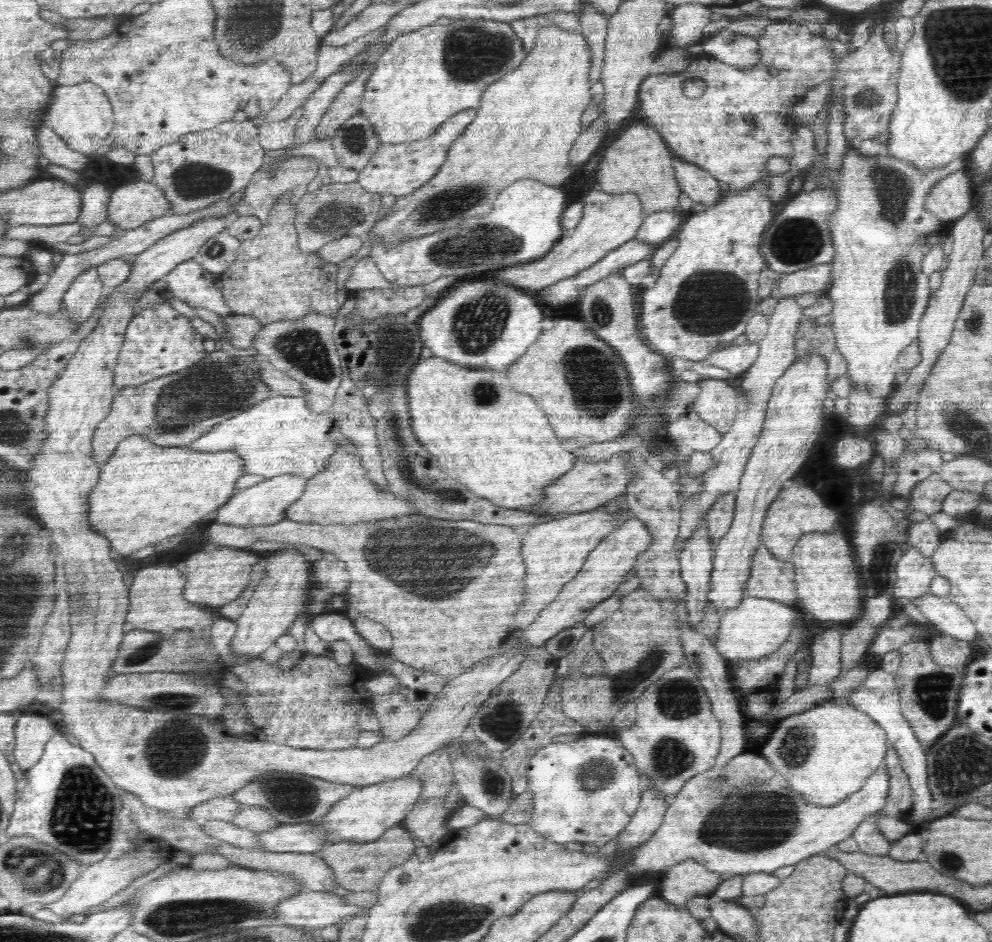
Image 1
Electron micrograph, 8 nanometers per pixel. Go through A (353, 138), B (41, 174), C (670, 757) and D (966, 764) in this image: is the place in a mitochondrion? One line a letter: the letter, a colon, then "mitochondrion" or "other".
A: mitochondrion
B: other
C: mitochondrion
D: mitochondrion

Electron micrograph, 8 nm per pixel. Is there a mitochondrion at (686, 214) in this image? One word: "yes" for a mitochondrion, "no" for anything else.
no

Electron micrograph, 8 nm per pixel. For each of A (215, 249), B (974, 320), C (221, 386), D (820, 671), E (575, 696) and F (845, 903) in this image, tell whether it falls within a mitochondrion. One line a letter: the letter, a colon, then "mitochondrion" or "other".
A: mitochondrion
B: mitochondrion
C: mitochondrion
D: other
E: other
F: other

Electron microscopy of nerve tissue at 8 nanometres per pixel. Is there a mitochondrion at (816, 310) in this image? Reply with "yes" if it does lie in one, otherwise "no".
no

